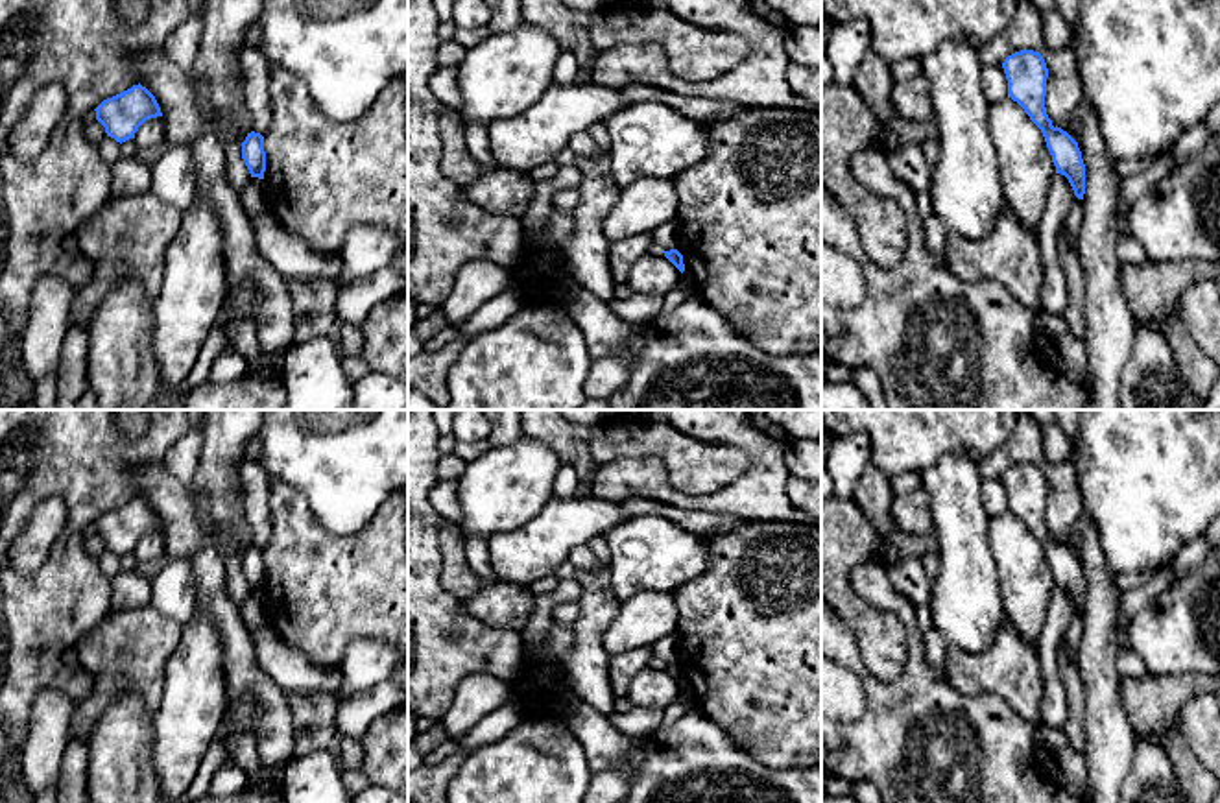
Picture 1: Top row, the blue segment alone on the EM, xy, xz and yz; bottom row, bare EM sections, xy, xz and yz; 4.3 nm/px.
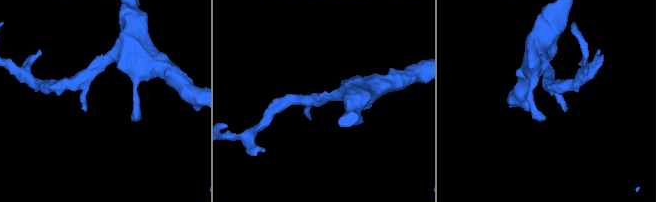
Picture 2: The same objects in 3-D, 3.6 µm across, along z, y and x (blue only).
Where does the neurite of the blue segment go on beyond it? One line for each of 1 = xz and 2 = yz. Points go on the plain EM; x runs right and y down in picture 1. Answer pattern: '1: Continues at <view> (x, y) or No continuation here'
1: No continuation here
2: No continuation here

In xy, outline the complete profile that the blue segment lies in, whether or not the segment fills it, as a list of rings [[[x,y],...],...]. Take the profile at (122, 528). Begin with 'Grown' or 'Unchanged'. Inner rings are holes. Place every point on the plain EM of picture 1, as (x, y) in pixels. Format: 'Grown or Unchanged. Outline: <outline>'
Unchanged. Outline: [[[140,497],[103,513],[94,524],[107,550],[120,557],[135,552],[146,533],[162,530],[155,509]]]

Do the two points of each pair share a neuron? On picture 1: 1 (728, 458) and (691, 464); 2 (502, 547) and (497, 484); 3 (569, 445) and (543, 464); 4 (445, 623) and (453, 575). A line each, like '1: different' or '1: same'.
1: same
2: different
3: different
4: different

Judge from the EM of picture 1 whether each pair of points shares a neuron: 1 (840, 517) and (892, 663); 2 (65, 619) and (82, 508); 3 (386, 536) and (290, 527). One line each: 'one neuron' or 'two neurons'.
1: one neuron
2: one neuron
3: one neuron

